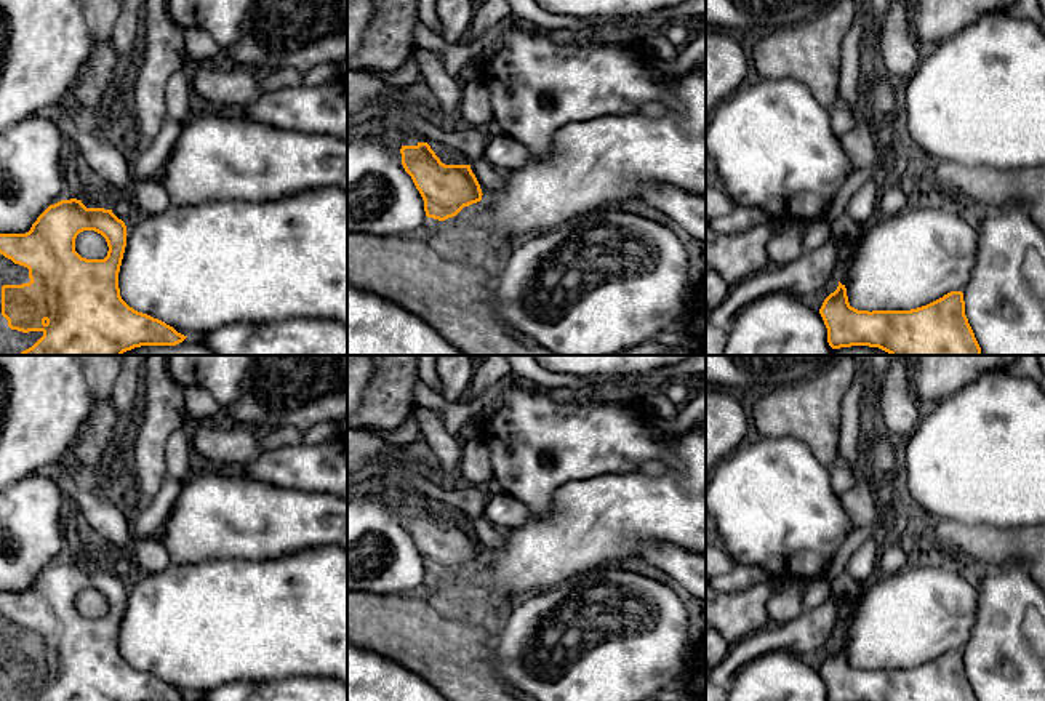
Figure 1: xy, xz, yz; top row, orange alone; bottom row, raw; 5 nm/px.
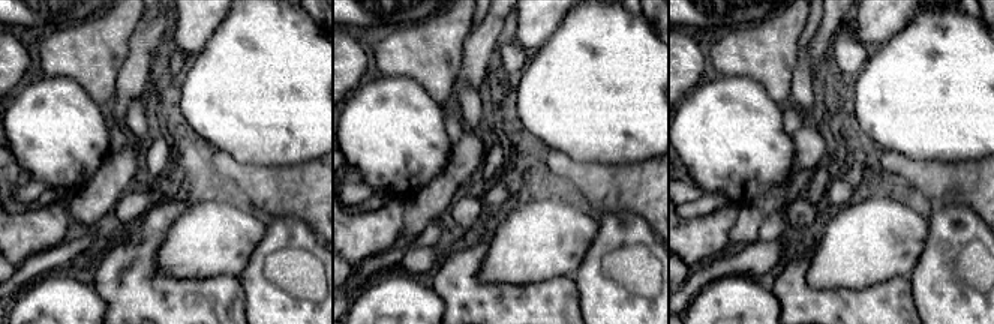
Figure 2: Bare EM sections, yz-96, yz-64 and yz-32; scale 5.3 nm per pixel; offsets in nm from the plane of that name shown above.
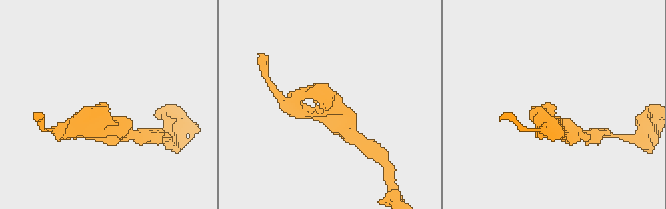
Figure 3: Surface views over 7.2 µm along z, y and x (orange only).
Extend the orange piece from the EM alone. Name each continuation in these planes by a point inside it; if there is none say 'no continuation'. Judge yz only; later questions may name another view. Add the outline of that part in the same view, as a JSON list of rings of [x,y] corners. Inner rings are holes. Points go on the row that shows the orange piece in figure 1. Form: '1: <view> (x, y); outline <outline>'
no continuation

